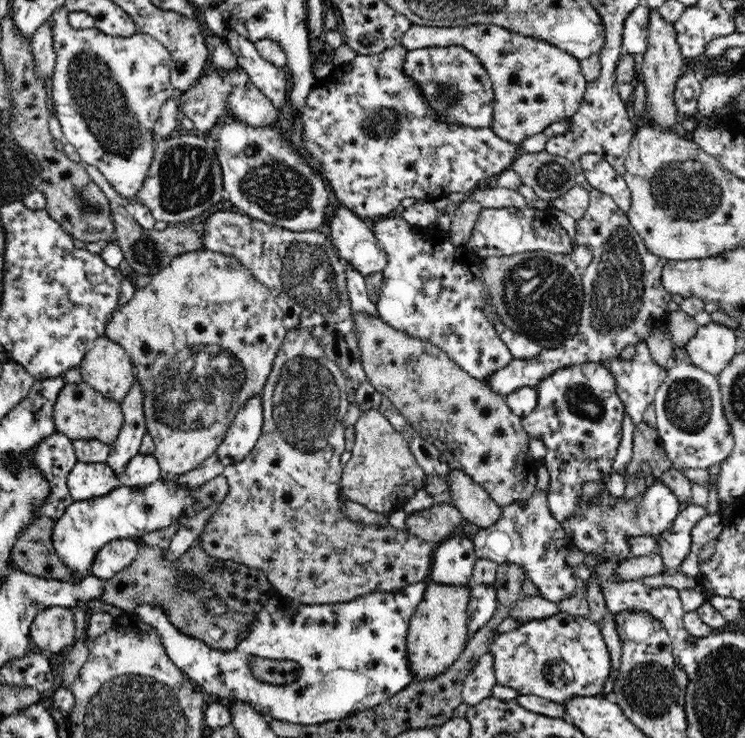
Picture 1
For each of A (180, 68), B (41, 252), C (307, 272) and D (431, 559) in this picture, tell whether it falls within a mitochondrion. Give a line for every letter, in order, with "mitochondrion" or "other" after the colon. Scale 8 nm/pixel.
A: other
B: other
C: mitochondrion
D: other

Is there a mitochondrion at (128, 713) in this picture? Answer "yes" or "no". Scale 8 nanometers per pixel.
yes

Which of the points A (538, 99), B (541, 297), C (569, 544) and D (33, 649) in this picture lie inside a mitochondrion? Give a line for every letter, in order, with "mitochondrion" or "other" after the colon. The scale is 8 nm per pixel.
A: other
B: mitochondrion
C: other
D: other

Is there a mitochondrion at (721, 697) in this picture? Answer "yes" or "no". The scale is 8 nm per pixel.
yes

